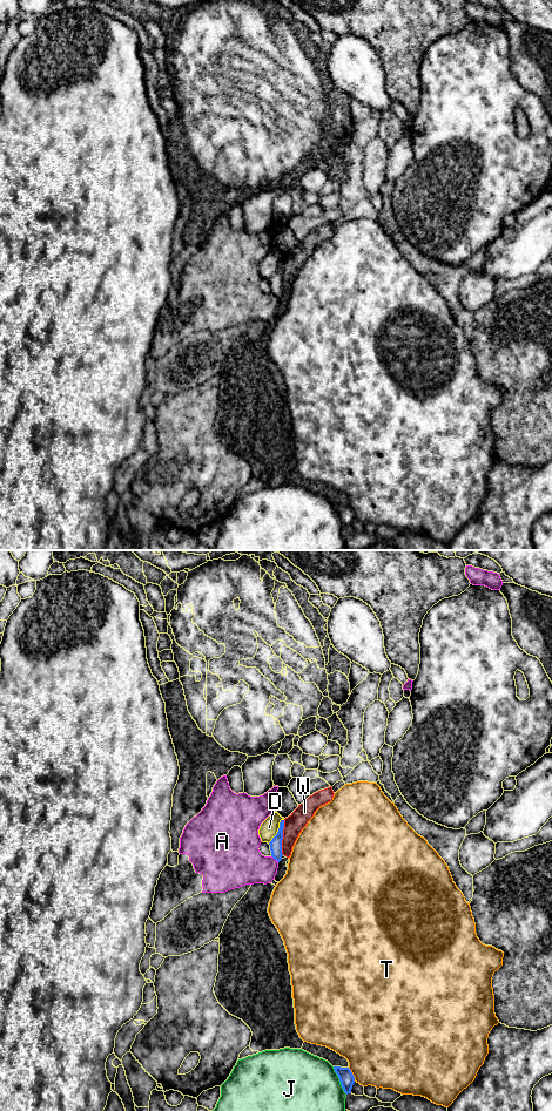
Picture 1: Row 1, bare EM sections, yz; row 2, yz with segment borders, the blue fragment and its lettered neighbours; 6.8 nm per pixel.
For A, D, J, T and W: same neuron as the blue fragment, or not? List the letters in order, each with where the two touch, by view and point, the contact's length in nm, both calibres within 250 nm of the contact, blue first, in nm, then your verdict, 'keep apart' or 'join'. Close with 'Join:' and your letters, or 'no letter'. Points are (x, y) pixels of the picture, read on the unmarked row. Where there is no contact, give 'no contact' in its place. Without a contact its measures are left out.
A: yz (275, 296) | 70 nm | 80/320 nm | keep apart
D: yz (278, 268) | 200 nm | 80/120 nm | keep apart
J: yz (340, 517) | 220 nm | 100/500 nm | keep apart
T: yz (352, 512) | 110 nm | 100/480 nm | keep apart
W: yz (282, 275) | 240 nm | 80/140 nm | keep apart
Join: no letter

